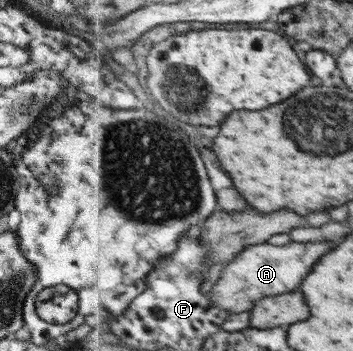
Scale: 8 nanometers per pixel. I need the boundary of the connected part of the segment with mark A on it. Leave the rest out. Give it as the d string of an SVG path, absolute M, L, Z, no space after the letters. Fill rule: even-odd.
M269 243L251 245L238 253L236 258L228 262L225 268L221 270L219 279L212 285L210 290L210 295L213 295L212 304L229 311L231 314L251 311L263 297L295 291L303 283L303 279L311 273L311 267L329 251L331 251L329 243L291 243L291 245L285 245L285 247L277 247L277 245Z

